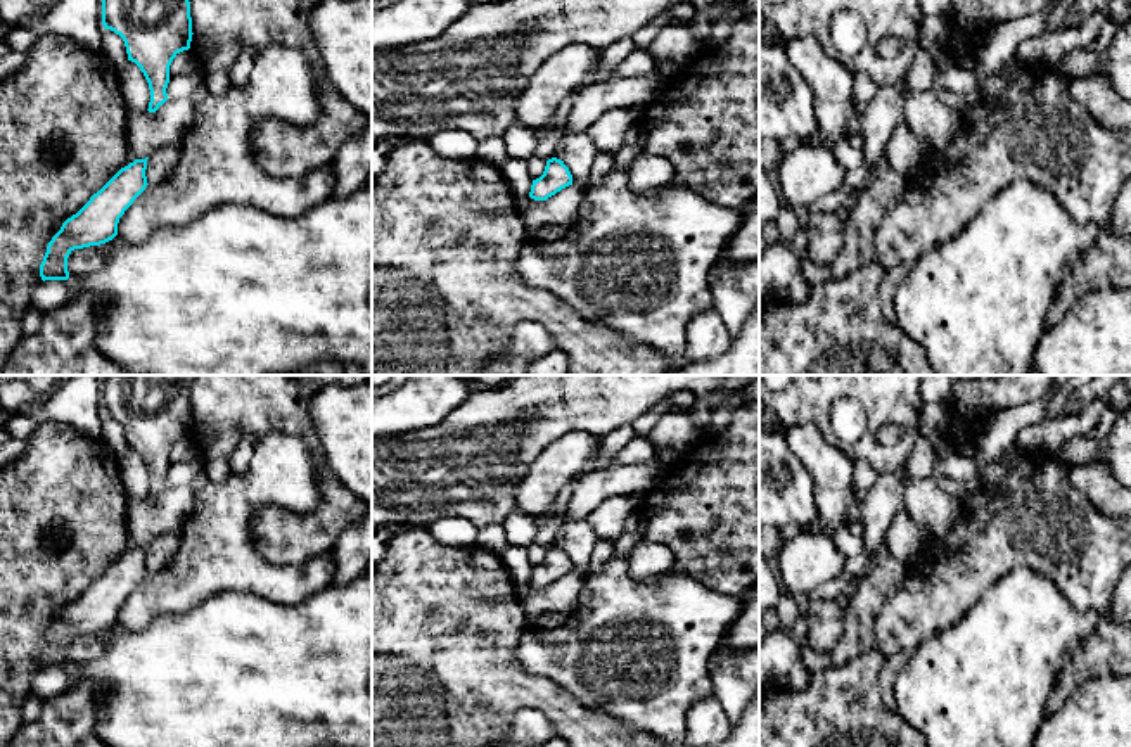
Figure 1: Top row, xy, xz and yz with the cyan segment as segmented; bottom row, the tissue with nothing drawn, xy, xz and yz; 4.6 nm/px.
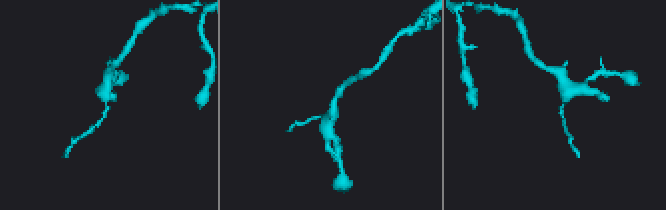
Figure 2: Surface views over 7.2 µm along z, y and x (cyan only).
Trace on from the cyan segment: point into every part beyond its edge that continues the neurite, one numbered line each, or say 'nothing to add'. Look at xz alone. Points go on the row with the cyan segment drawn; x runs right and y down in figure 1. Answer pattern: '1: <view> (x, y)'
nothing to add

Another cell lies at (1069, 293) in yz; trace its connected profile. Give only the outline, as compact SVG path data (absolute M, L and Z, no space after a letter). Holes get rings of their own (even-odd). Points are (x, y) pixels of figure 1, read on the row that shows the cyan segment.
M1102 227L1096 244L1065 273L1046 315L1046 327L1058 323L1086 292L1131 287L1131 237Z

